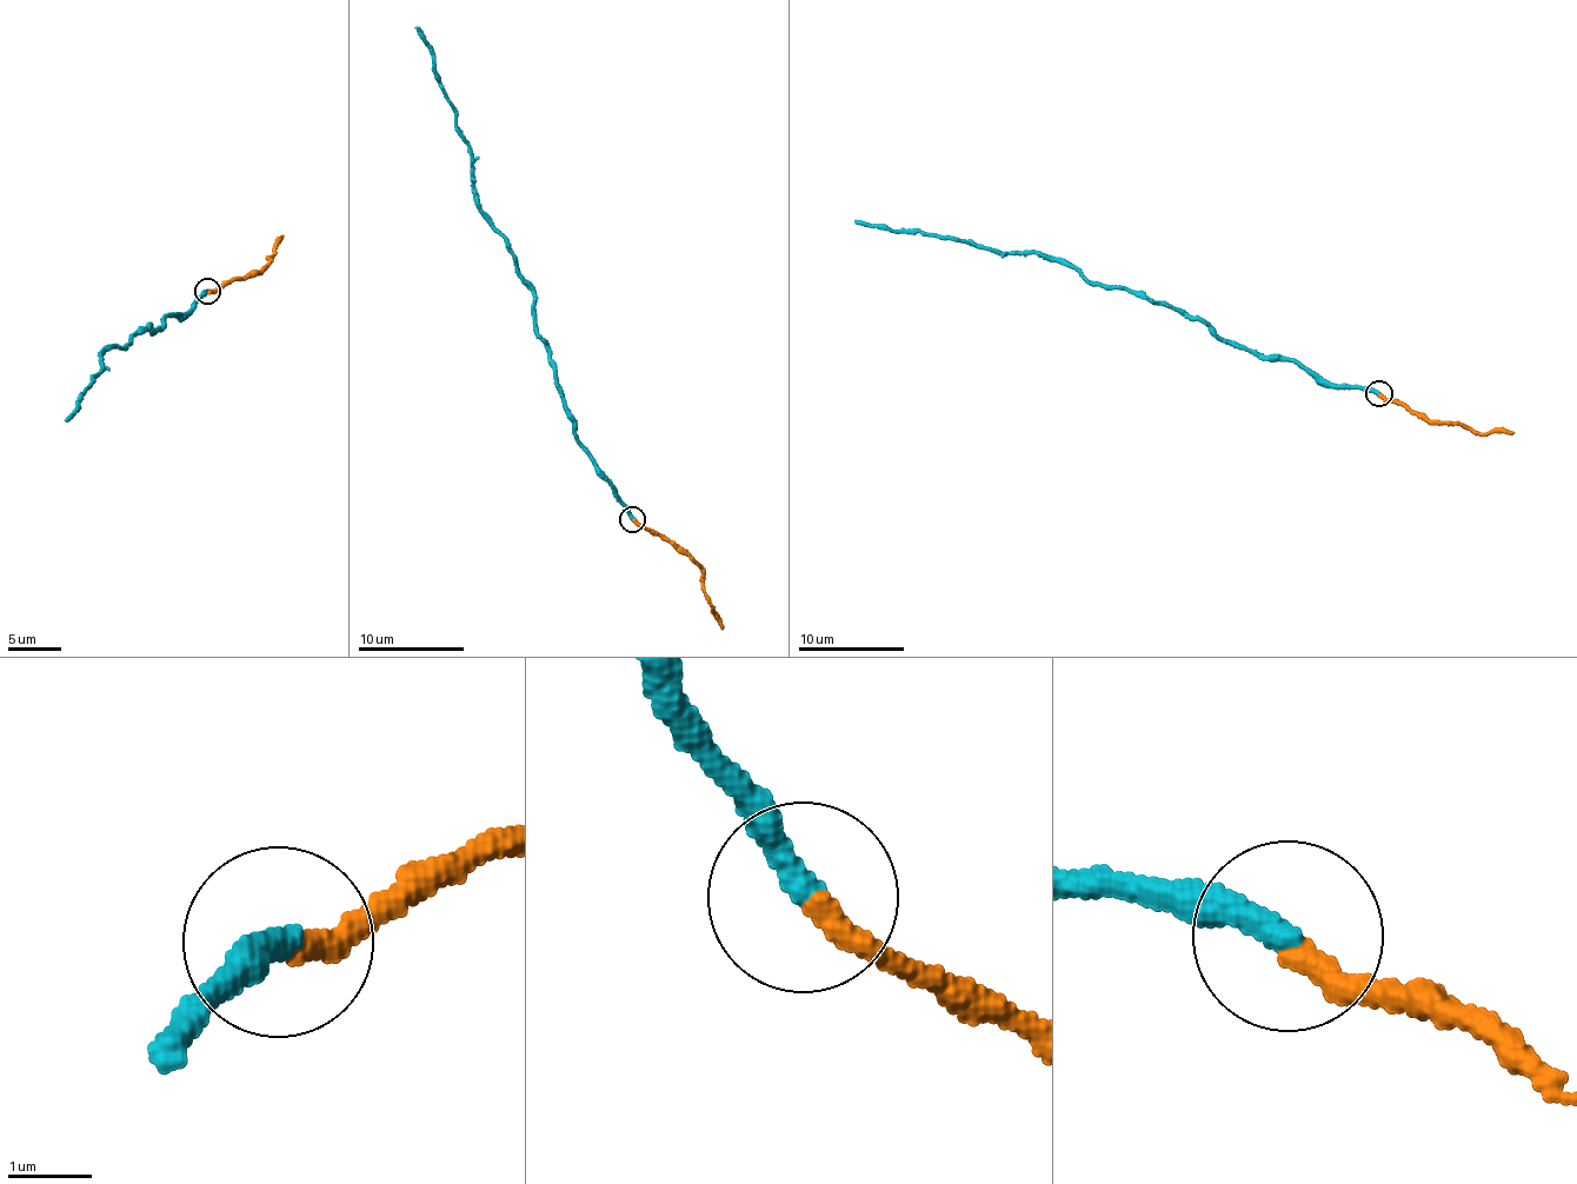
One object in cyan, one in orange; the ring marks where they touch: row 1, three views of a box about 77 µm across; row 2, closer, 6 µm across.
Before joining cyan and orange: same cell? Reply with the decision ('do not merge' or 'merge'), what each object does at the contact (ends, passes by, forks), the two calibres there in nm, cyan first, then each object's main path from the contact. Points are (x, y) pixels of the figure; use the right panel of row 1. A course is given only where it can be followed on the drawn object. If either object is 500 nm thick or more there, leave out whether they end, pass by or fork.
merge | cyan ends | orange ends | 320/300 nm | cyan via (1378, 393), (1317, 380), (1288, 360), (1264, 360), (1200, 320), (1086, 284), (1040, 254), (993, 253), (856, 219) | orange via (1378, 393), (1444, 424), (1465, 424), (1482, 432), (1515, 432)

